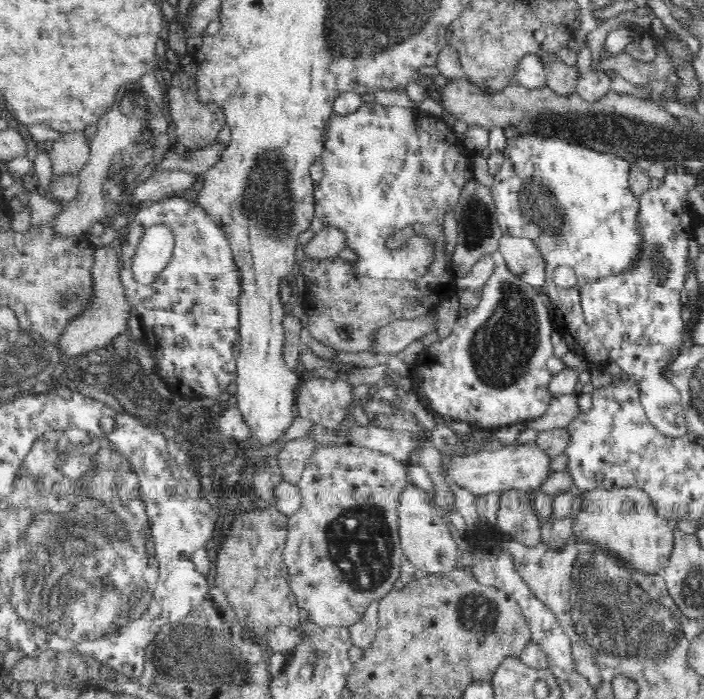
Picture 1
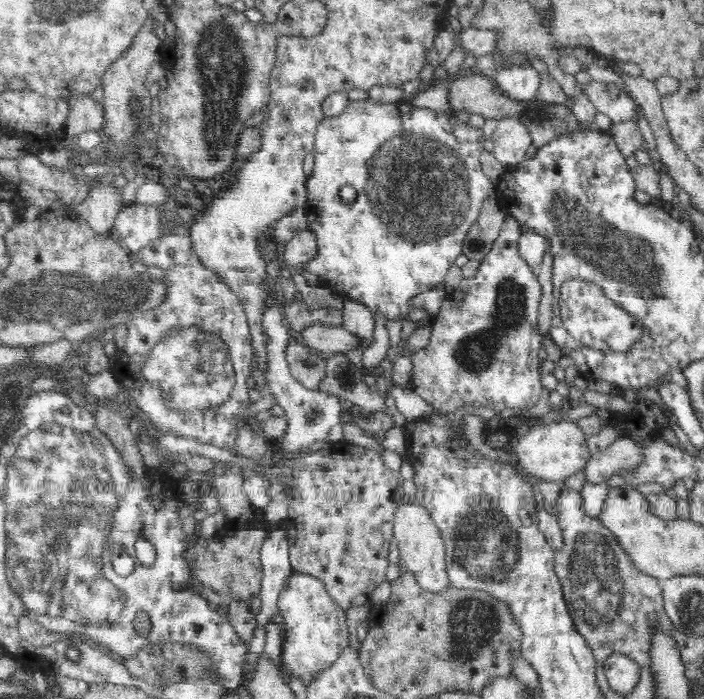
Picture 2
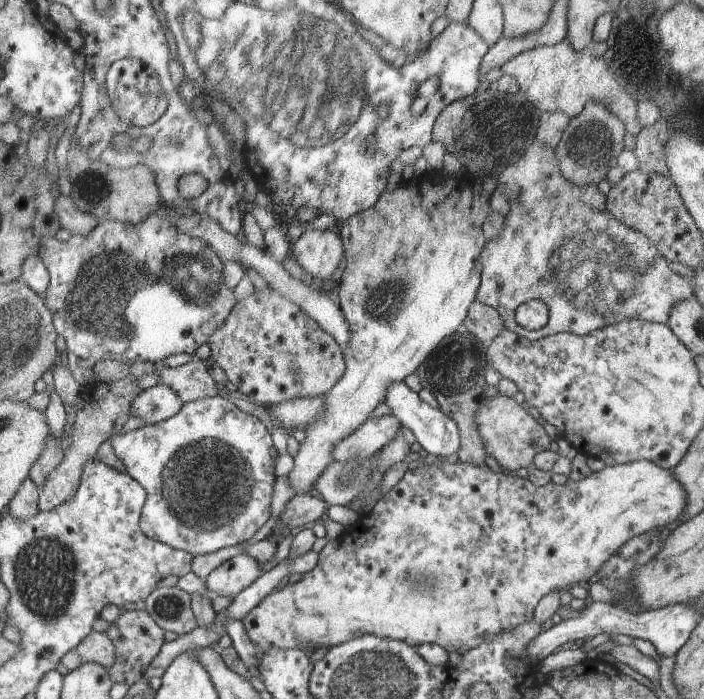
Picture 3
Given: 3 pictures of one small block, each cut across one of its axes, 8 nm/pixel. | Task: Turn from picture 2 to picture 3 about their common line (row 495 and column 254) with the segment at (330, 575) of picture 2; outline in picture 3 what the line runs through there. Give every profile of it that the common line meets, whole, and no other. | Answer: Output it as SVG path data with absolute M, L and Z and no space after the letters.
M269 286L238 301L224 326L213 334L209 347L211 364L225 370L228 380L251 402L267 409L297 398L325 396L343 378L347 368L345 347L302 308Z

